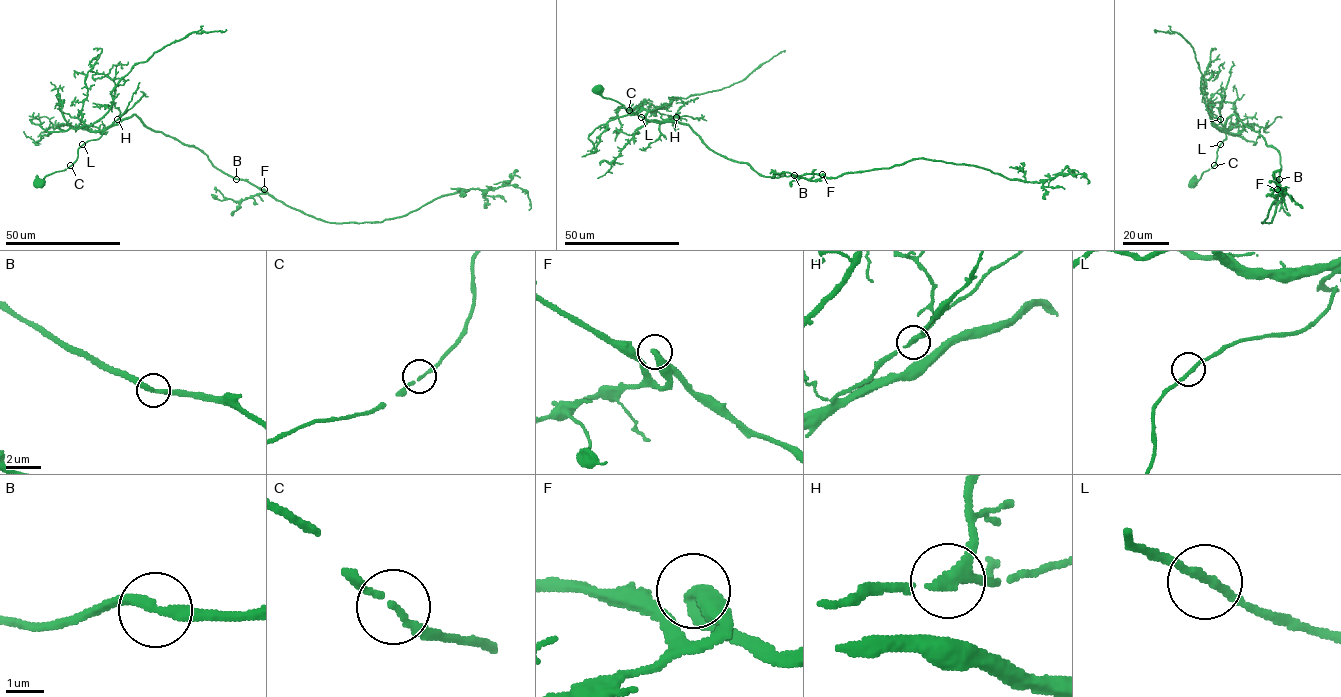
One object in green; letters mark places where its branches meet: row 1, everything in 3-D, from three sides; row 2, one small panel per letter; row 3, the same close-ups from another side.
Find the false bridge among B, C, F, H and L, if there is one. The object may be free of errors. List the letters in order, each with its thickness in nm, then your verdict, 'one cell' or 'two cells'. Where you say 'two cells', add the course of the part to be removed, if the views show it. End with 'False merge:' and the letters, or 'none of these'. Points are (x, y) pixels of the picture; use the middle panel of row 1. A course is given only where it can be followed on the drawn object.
B: 280 nm | one cell
C: 150 nm | one cell
F: 320 nm | one cell
H: 200 nm | one cell
L: 200 nm | one cell
False merge: none of these

